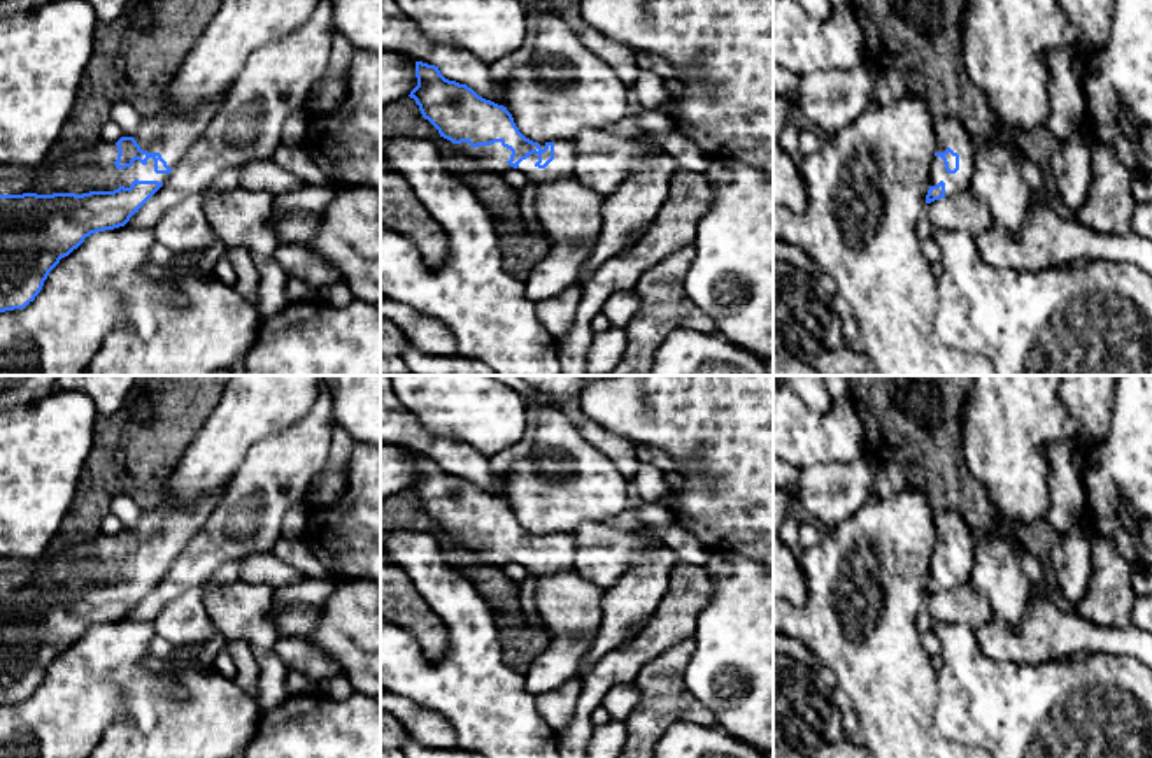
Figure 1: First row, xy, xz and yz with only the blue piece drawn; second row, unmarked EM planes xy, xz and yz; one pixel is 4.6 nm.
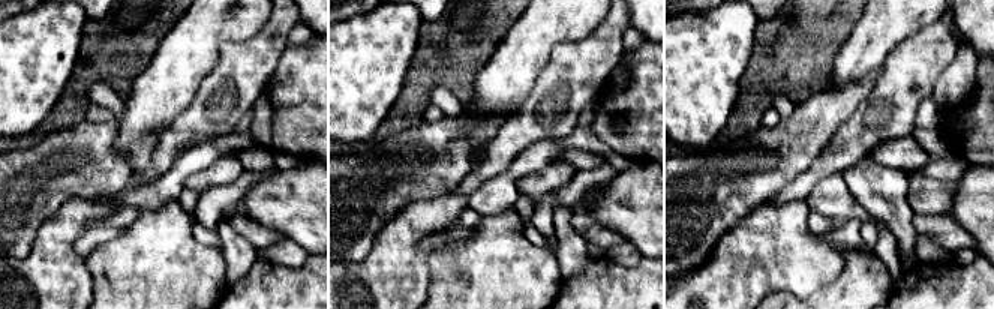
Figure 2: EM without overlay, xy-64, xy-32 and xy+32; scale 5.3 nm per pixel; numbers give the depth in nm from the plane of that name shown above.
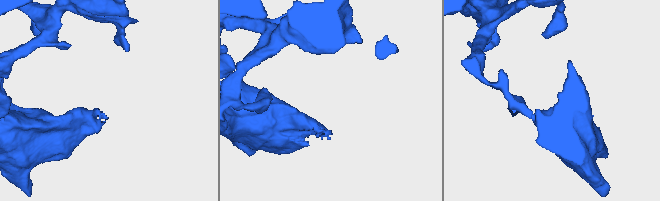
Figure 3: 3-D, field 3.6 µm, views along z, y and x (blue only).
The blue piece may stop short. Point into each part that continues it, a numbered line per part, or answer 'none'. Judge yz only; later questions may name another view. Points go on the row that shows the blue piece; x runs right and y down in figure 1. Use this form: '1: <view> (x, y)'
1: yz (949, 130)

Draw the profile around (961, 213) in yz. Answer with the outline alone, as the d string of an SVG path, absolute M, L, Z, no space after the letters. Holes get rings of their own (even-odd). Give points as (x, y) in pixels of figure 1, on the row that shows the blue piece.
M970 190L928 204L926 214L935 228L970 235L987 230L992 223L987 205Z

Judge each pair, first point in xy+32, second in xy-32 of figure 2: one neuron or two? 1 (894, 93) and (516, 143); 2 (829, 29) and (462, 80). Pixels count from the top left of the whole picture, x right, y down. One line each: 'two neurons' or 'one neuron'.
1: one neuron
2: one neuron

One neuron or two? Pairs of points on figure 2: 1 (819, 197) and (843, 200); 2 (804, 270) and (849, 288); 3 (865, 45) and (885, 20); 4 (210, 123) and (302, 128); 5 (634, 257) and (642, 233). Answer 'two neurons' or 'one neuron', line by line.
1: one neuron
2: two neurons
3: one neuron
4: two neurons
5: two neurons

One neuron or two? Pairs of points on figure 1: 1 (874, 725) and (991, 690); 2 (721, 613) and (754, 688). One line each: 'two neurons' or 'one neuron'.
1: two neurons
2: one neuron

